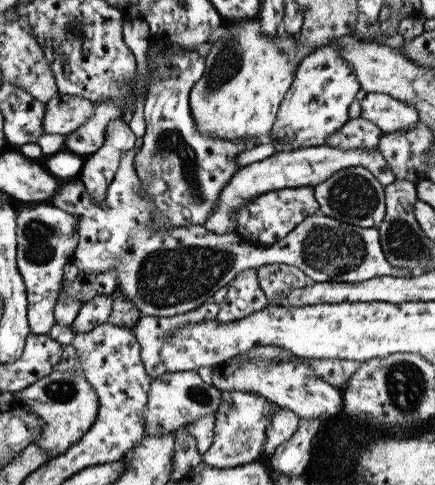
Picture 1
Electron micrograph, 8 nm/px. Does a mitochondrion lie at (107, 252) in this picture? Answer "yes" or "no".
no

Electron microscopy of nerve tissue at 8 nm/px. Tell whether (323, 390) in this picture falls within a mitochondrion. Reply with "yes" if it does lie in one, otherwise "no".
no

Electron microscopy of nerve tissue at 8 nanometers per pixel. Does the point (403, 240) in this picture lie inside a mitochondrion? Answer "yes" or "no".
yes

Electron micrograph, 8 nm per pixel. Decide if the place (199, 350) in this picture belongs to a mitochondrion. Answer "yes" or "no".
no

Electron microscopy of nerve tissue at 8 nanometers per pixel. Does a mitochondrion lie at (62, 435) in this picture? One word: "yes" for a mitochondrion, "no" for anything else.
no

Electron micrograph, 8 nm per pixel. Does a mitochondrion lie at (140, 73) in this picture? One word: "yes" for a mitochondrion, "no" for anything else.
no

